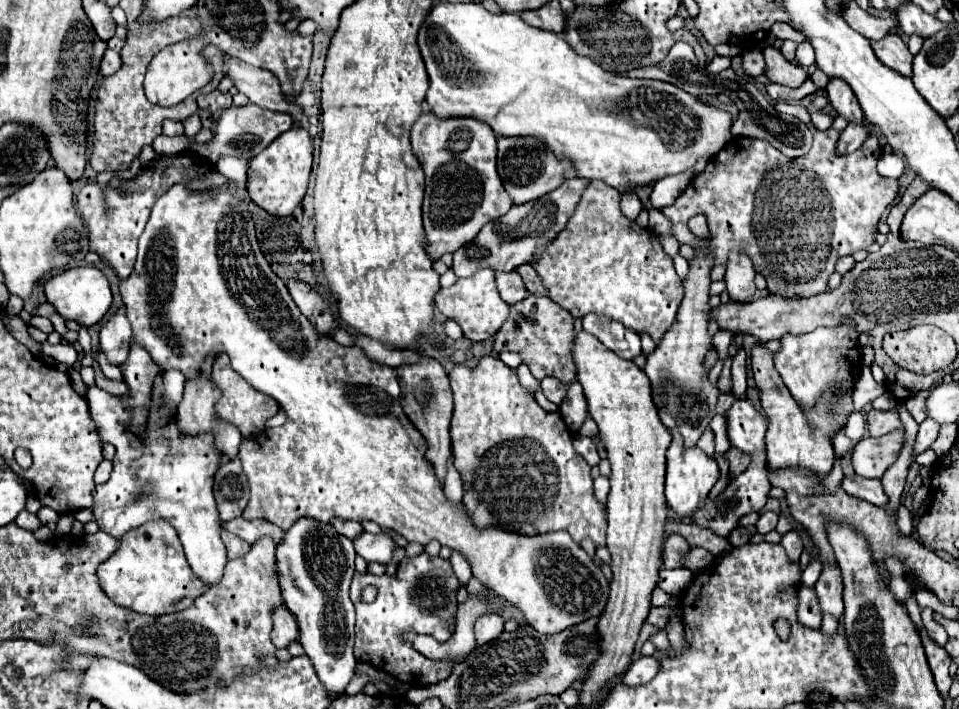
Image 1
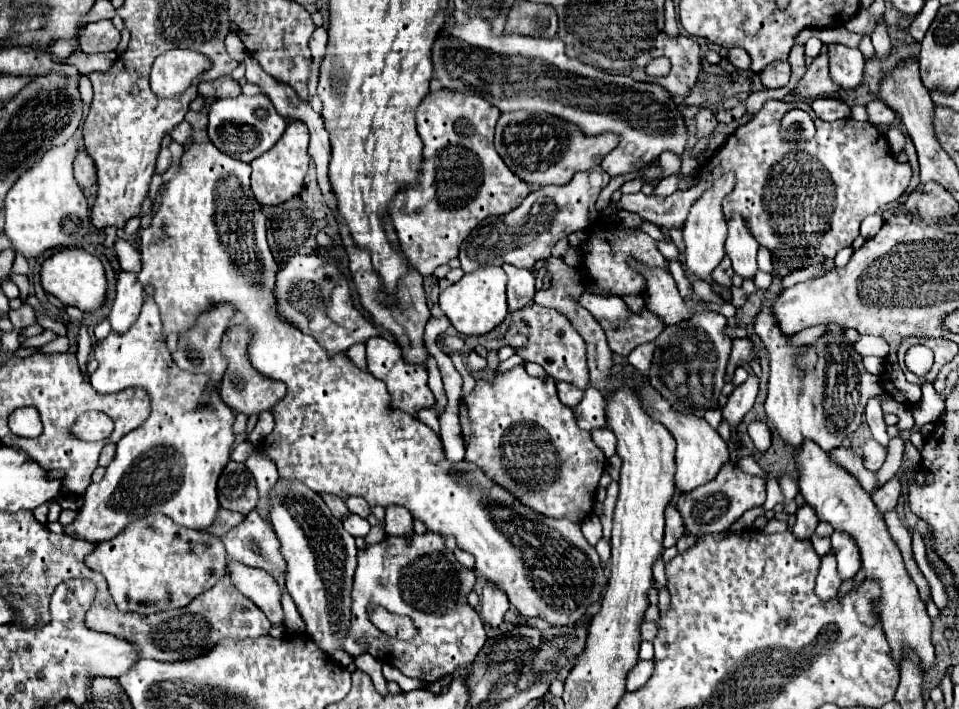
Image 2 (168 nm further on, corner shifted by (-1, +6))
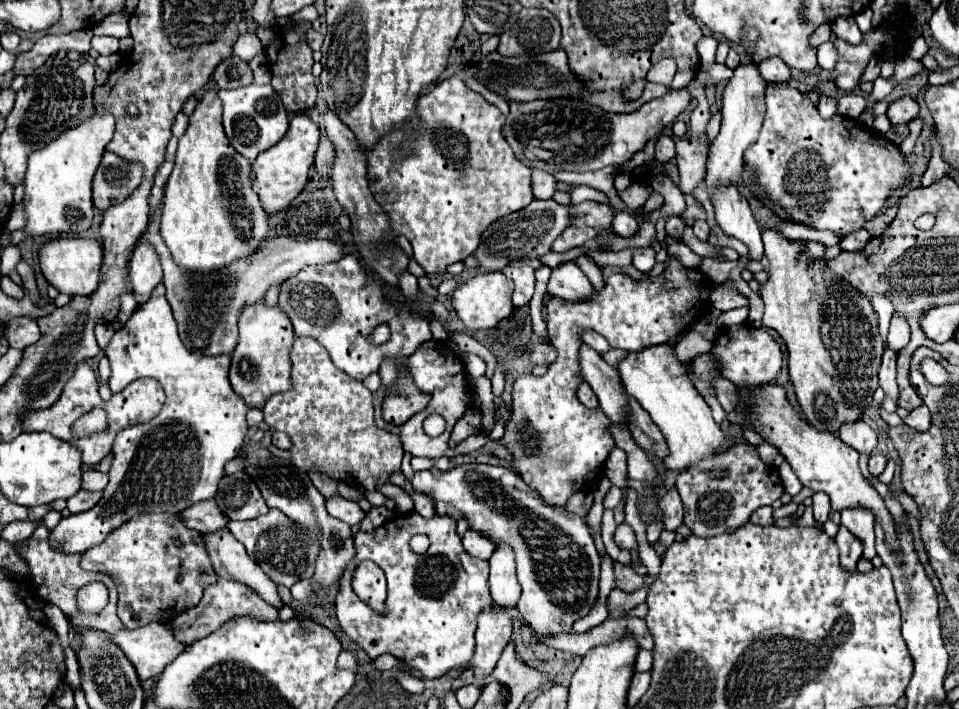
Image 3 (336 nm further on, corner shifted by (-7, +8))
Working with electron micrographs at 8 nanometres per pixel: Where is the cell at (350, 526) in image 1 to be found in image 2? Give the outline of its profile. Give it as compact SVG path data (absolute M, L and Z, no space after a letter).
M324 494L322 498L324 498L326 506L332 510L332 514L334 514L338 520L344 520L346 516L350 516L350 510L346 508L344 500L340 500L338 496L332 496L332 494Z

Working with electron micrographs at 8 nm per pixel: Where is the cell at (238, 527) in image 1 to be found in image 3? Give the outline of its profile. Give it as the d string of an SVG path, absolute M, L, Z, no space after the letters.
M214 500L208 502L198 502L196 506L190 506L188 510L182 510L178 518L192 530L206 534L206 532L216 532L220 528L226 528L228 518L216 508Z

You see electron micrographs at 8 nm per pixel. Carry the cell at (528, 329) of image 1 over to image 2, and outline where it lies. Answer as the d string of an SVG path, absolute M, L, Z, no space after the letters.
M530 304L520 308L510 318L510 328L504 336L504 342L516 350L526 362L540 364L548 376L554 380L564 380L584 390L588 386L588 366L586 366L586 344L566 316L562 316L554 308L544 308L538 304Z

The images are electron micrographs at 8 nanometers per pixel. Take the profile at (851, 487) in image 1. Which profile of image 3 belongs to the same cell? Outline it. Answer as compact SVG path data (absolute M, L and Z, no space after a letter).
M864 420L852 422L852 426L840 426L838 434L846 444L856 448L858 452L872 452L878 442L878 432L872 430Z

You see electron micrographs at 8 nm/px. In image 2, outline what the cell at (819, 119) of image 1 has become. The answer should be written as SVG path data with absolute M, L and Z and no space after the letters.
M816 98L812 102L812 110L824 122L834 122L834 120L850 116L850 108L836 98Z

